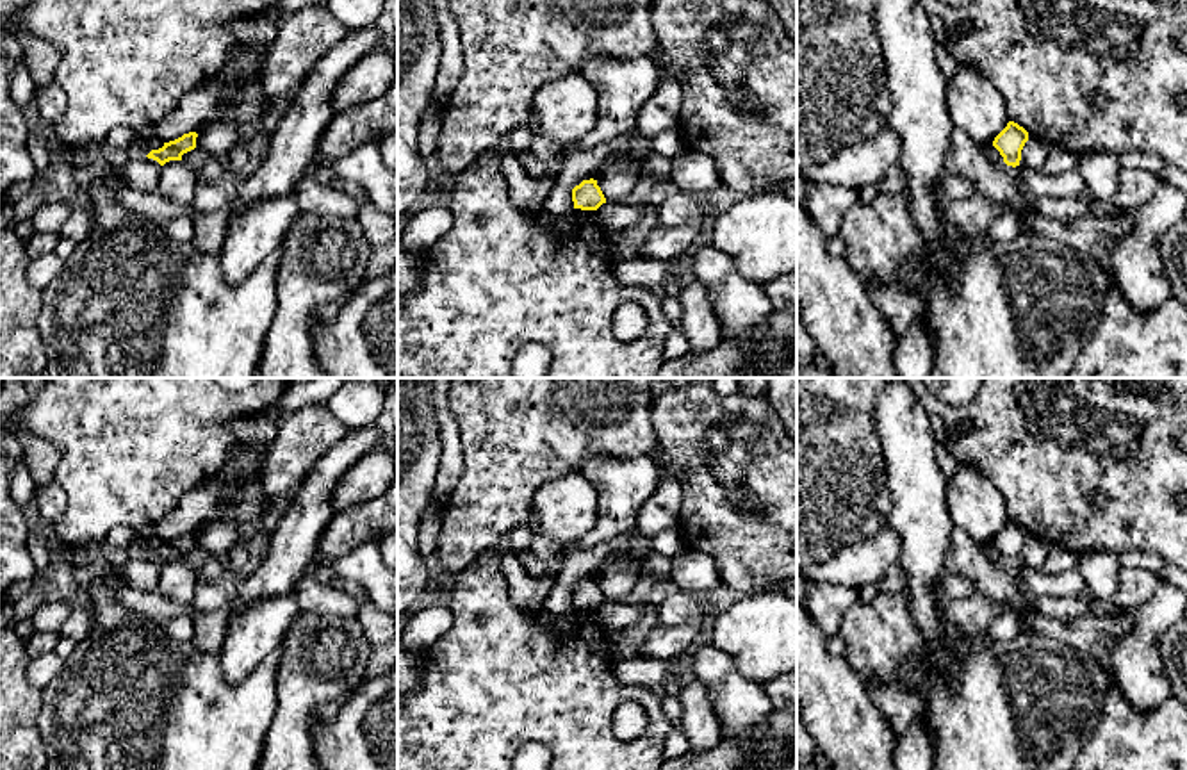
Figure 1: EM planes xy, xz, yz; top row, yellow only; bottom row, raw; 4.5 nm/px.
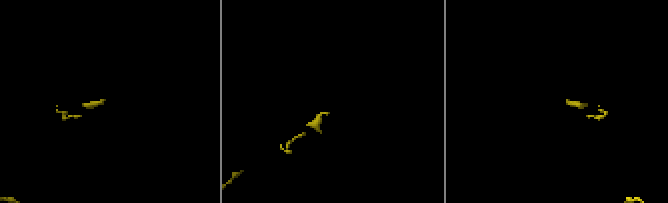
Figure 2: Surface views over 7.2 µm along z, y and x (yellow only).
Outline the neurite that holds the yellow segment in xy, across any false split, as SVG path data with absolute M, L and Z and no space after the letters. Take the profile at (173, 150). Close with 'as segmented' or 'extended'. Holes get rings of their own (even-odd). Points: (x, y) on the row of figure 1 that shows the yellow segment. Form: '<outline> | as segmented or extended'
M196 132L184 134L182 137L164 143L162 148L151 150L146 157L164 166L169 160L182 160L182 155L196 148Z | as segmented

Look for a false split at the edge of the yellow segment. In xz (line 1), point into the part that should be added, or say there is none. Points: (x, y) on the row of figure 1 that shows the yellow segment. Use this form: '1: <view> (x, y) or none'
1: none

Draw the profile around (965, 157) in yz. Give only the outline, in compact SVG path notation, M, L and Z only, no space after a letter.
M961 128L952 132L945 171L968 178L975 191L993 201L1000 205L1009 203L1016 216L1023 214L1028 207L1028 196L1016 175L1016 168L991 162L984 148Z

